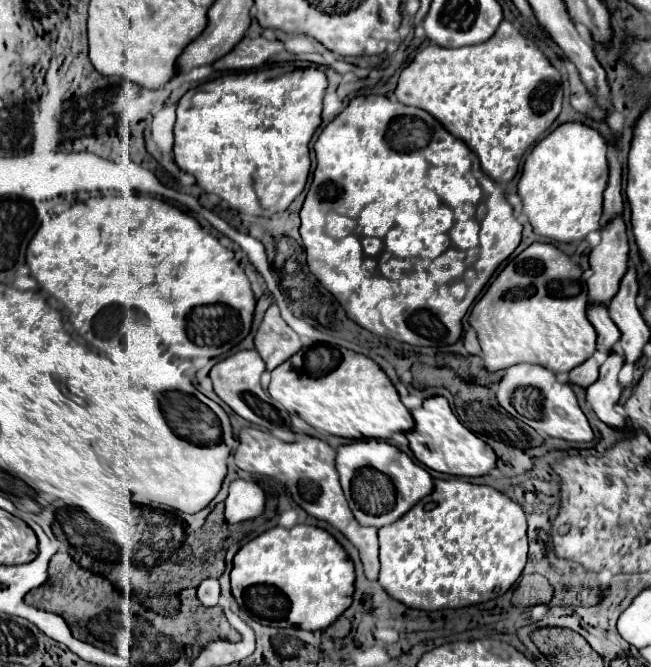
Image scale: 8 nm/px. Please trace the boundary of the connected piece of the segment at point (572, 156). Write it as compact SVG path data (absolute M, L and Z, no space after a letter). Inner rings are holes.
M582 123L558 125L536 143L524 161L518 181L522 213L528 217L536 235L568 243L600 229L602 193L608 183L606 147L606 139Z

